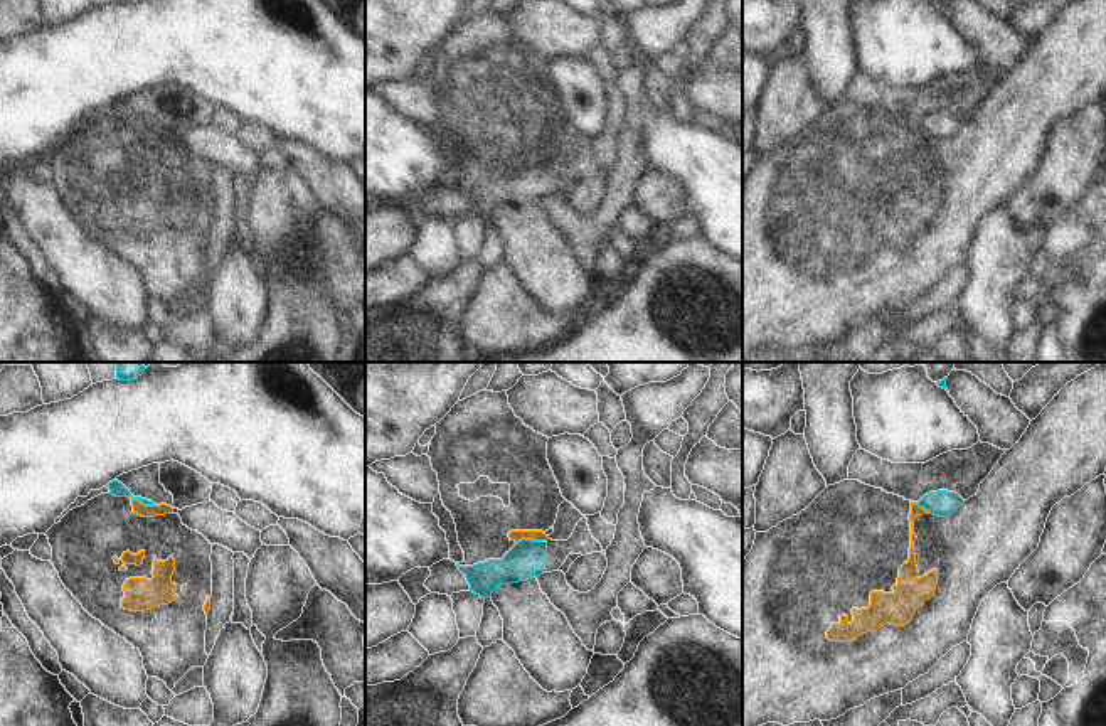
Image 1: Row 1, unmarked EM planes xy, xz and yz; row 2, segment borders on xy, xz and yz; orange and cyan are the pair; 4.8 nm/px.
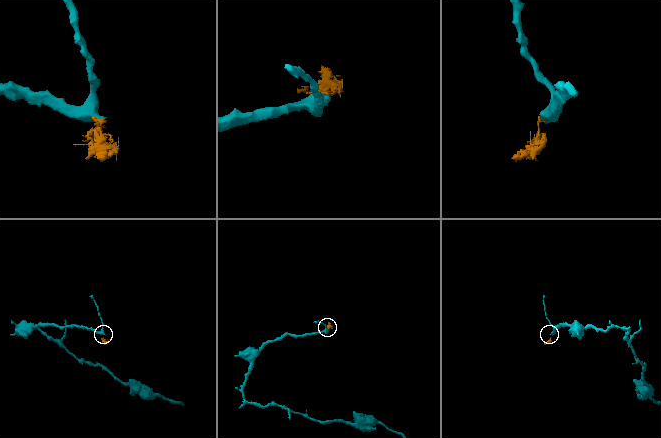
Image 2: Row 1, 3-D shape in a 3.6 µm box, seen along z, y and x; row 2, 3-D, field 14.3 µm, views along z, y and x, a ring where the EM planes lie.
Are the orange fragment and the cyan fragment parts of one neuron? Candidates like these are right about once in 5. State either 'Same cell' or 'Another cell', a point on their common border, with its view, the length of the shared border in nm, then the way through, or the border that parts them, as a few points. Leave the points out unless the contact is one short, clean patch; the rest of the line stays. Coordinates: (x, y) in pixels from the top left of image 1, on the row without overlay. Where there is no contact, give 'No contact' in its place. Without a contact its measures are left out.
Another cell. Touches orange at xz (531, 160). Shared border 140 nm. Boundary: xz (544, 162), (521, 162), (517, 165)

